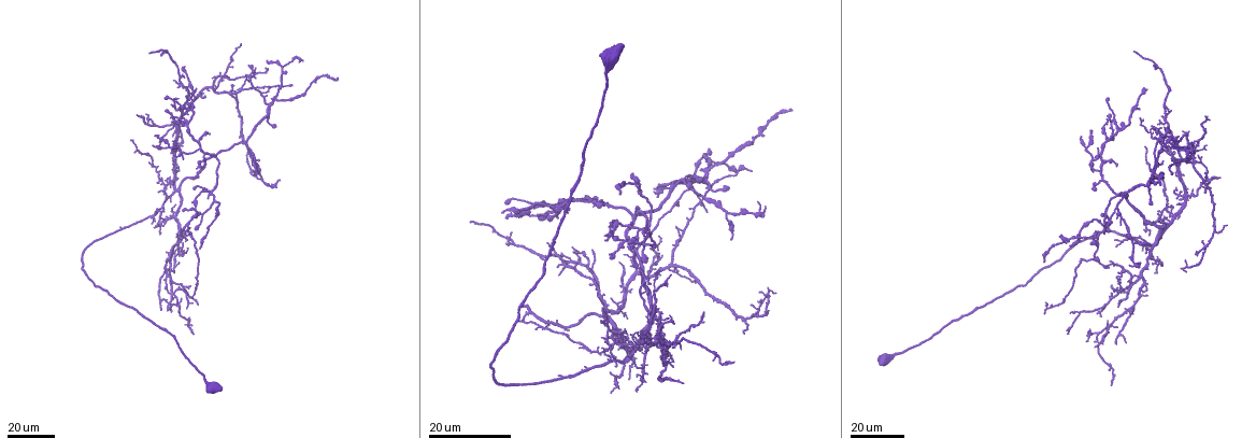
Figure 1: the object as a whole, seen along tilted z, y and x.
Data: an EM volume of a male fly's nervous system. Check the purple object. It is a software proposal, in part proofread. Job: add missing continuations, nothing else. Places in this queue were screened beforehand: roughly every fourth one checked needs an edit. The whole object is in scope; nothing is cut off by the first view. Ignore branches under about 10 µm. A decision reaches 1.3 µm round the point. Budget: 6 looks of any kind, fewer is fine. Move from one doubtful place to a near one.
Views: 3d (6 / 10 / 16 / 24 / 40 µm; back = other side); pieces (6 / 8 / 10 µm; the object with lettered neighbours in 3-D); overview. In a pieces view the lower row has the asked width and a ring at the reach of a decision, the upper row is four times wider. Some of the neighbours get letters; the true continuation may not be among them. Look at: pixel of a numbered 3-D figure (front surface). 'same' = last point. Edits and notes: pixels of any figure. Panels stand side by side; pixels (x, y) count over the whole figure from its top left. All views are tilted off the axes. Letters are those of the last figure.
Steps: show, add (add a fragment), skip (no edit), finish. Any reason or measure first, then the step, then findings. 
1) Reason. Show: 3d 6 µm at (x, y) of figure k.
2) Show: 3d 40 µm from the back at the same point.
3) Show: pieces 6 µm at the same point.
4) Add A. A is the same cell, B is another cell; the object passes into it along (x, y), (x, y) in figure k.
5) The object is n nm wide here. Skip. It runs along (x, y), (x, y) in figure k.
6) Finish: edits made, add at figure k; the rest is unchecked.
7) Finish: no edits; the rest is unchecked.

Branch stops here. Show: 3d 40 µm at (1111, 292) of figure 1.

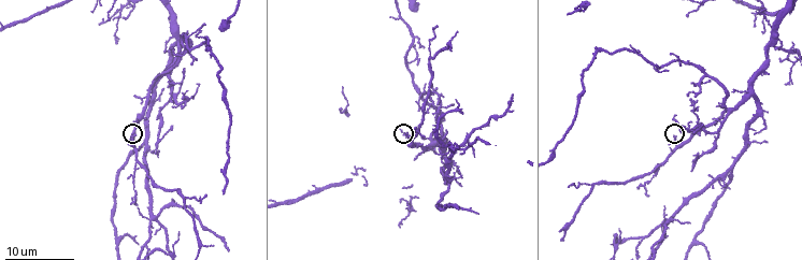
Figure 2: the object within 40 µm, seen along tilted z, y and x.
Show: pieces 10 µm at (674, 135) of figure 2.

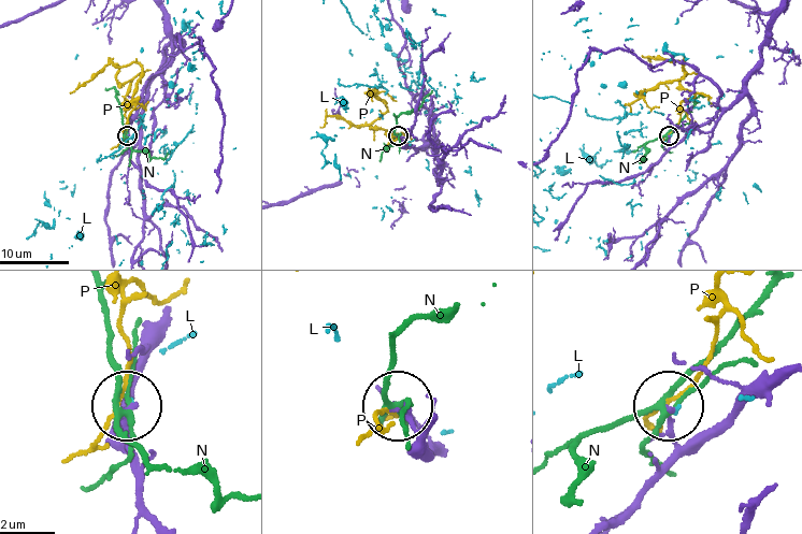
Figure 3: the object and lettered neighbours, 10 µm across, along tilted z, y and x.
Skip. L, N and P are other cells; none of them fits.

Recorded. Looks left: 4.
Free end. Show: 3d 16 µm at (457, 208) of figure 2.

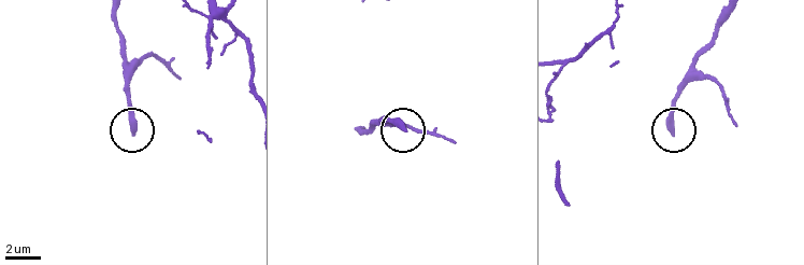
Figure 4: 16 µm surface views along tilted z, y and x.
Show: pieces 8 µm at (672, 132) of figure 4.

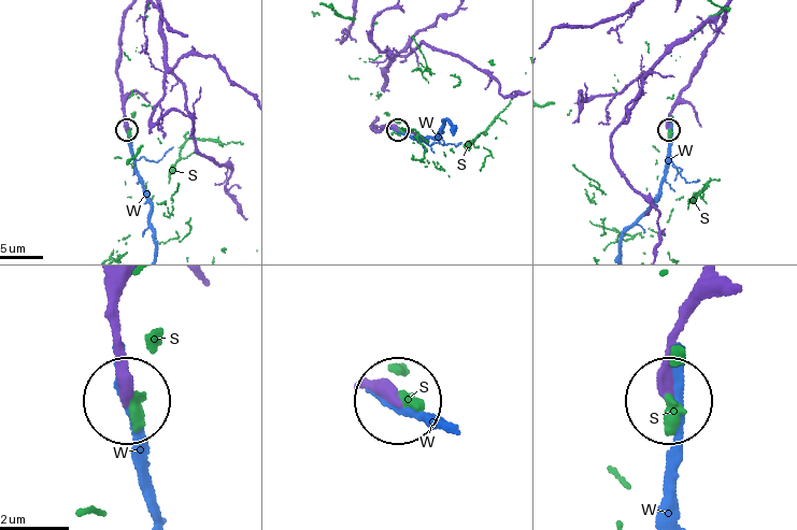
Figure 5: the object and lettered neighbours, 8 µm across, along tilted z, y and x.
Skip. S and W are other cells; it runs along (111, 285), (124, 400) in figure 5; no lettered fragment goes on from it.

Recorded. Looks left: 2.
Tapers out. Show: 3d 24 µm at (735, 361) of figure 1.

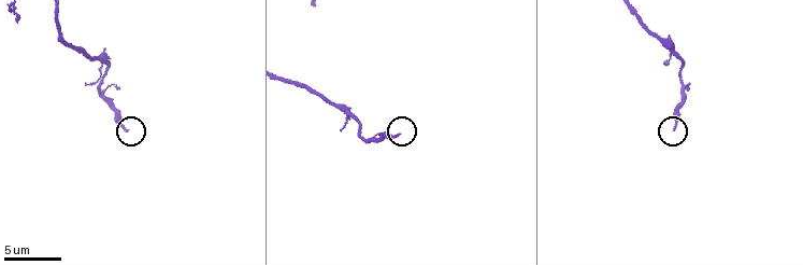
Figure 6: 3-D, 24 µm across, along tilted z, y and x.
Show: pieces 6 µm at (397, 135) of figure 6.

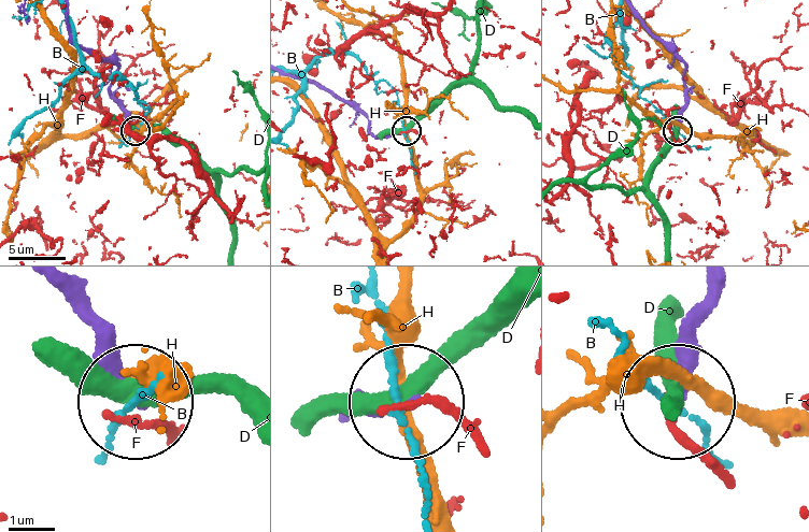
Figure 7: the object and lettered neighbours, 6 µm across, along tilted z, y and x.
The object is 140 nm wide here. Skip. B, D, F and H are other cells; it runs along (288, 74), (339, 97), (369, 119), (373, 135), (406, 131) in figure 7; no lettered fragment goes on from it.

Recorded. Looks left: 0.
Finish: no edits; the rest is unchecked.

